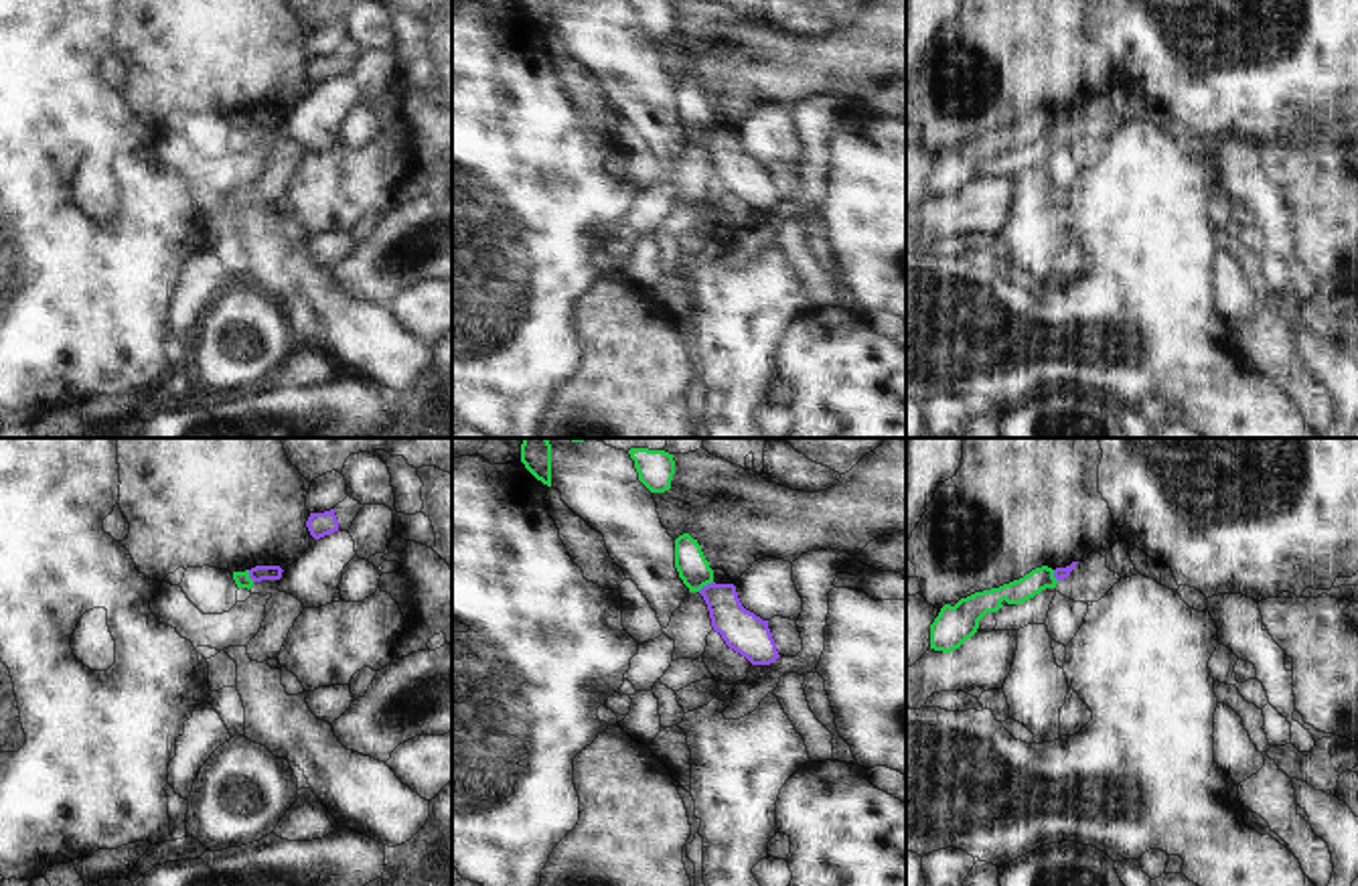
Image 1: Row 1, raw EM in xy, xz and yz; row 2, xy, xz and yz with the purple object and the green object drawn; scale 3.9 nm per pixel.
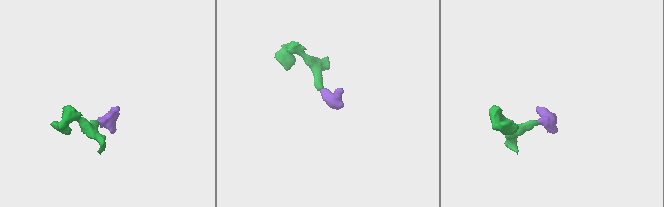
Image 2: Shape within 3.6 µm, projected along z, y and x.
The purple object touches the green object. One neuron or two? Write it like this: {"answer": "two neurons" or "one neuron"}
{"answer": "two neurons"}

